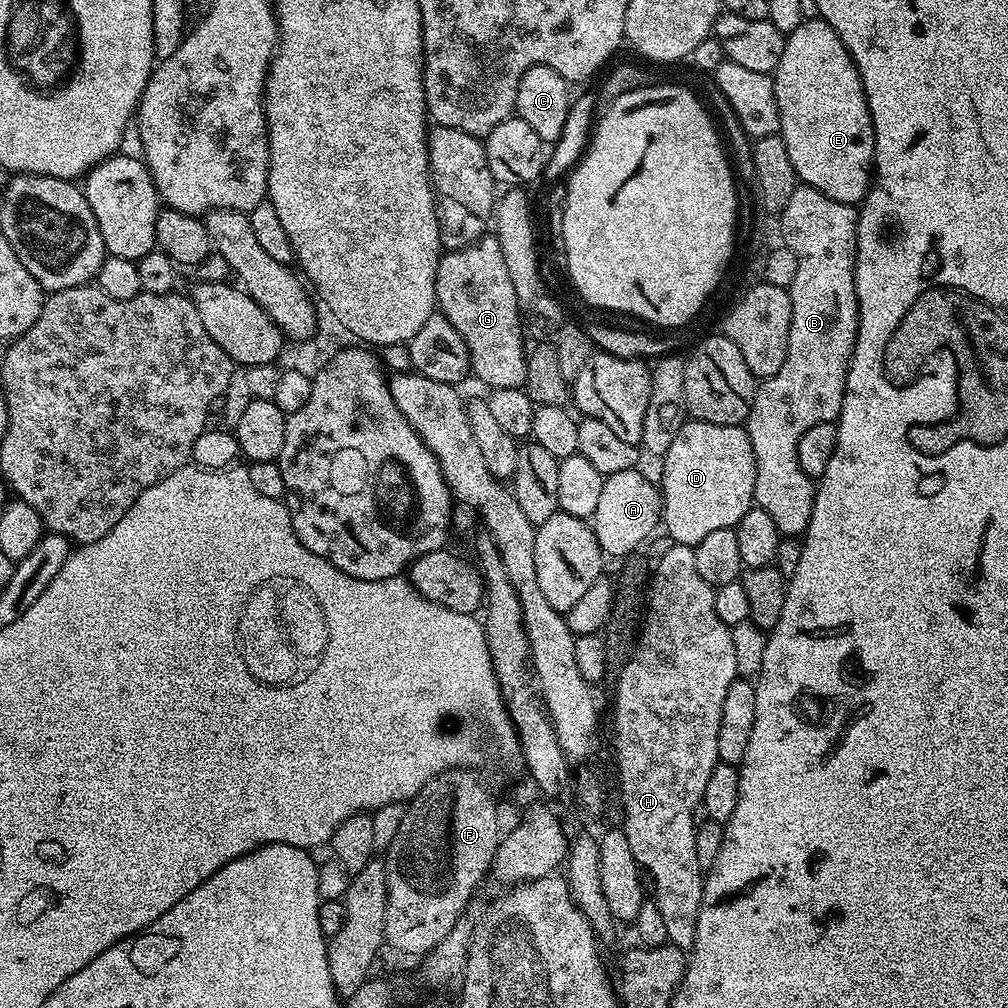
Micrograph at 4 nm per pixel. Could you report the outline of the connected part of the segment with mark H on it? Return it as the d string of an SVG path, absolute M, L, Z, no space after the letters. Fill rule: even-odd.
M672 544L661 554L660 561L654 564L654 571L650 576L650 587L646 593L644 623L640 630L640 639L636 641L636 651L632 653L626 666L614 680L614 684L616 684L616 713L612 716L612 724L616 727L616 780L620 783L620 804L624 807L622 827L630 842L630 850L634 850L636 863L646 873L651 891L652 888L656 891L654 899L662 914L662 923L666 926L668 943L685 950L690 950L696 941L698 910L702 906L702 898L704 897L705 873L700 871L698 853L694 851L694 838L698 823L696 812L698 816L698 809L706 794L706 782L709 781L710 774L714 774L714 766L720 763L718 730L722 726L722 702L726 702L726 690L730 690L730 686L738 679L732 629L726 622L722 622L722 618L718 618L718 610L714 610L716 589L706 582L706 578L702 578L702 574L698 574L698 566L694 562L695 553L695 547L691 544Z

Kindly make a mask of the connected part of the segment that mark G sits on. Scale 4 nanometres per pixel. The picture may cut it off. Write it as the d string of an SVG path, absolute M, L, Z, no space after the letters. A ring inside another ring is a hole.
M486 234L474 244L465 248L454 248L445 251L440 258L436 271L436 307L440 313L462 334L462 342L466 342L466 350L472 363L471 375L477 376L489 389L524 387L528 358L526 355L526 331L522 323L522 309L518 302L518 294L514 294L514 286L510 282L510 274L506 270L506 262L502 258L502 246L495 235Z

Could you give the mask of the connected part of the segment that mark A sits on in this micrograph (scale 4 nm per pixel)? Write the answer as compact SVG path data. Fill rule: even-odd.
M637 467L603 477L598 496L598 504L593 509L591 525L599 546L607 557L626 558L659 525L662 518L662 494Z

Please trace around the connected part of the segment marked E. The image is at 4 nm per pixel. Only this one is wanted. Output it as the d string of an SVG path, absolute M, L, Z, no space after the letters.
M806 18L798 26L798 30L794 30L785 35L782 62L778 62L774 73L774 94L778 98L778 114L780 115L780 131L778 134L786 142L786 154L790 154L790 166L794 166L797 181L801 185L826 194L826 198L834 198L834 202L838 202L839 204L859 205L863 201L866 193L868 193L868 189L874 179L873 168L876 159L876 135L874 134L874 126L872 125L870 110L866 102L864 87L860 81L858 70L852 61L852 55L846 50L842 38L838 38L836 31L825 20Z

